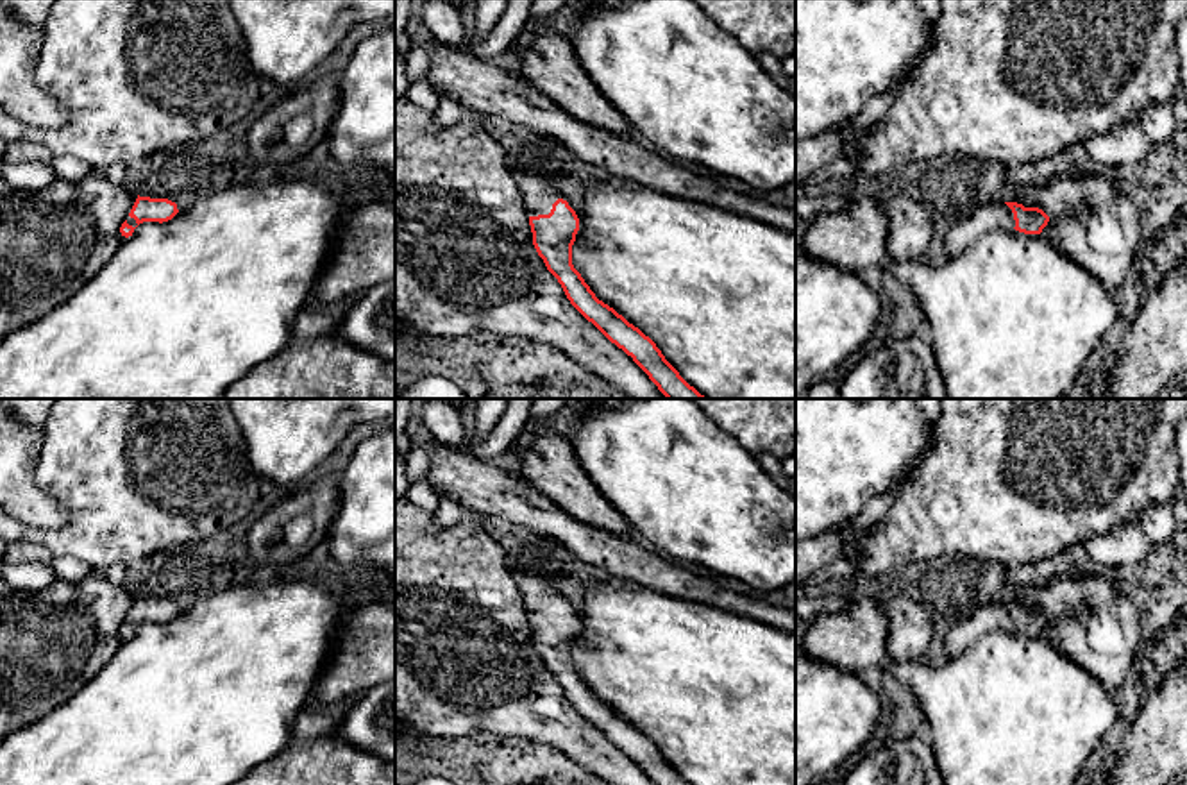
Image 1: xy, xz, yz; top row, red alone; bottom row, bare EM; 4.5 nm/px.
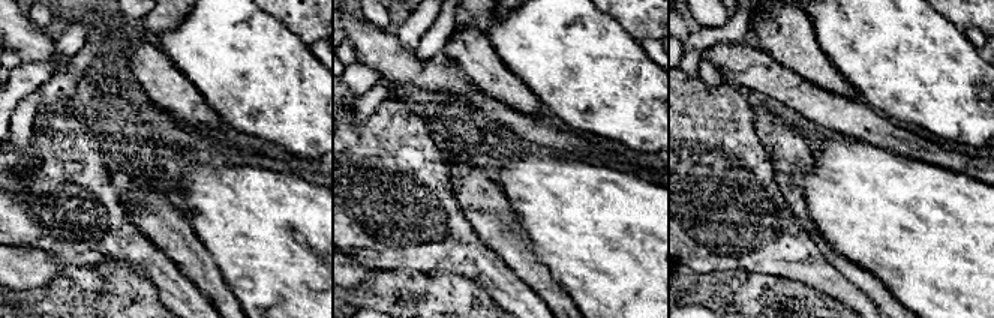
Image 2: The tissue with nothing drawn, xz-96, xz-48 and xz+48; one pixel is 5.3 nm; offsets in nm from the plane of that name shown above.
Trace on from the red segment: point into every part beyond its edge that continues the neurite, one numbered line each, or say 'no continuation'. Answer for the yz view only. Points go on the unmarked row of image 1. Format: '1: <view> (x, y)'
1: yz (962, 635)

